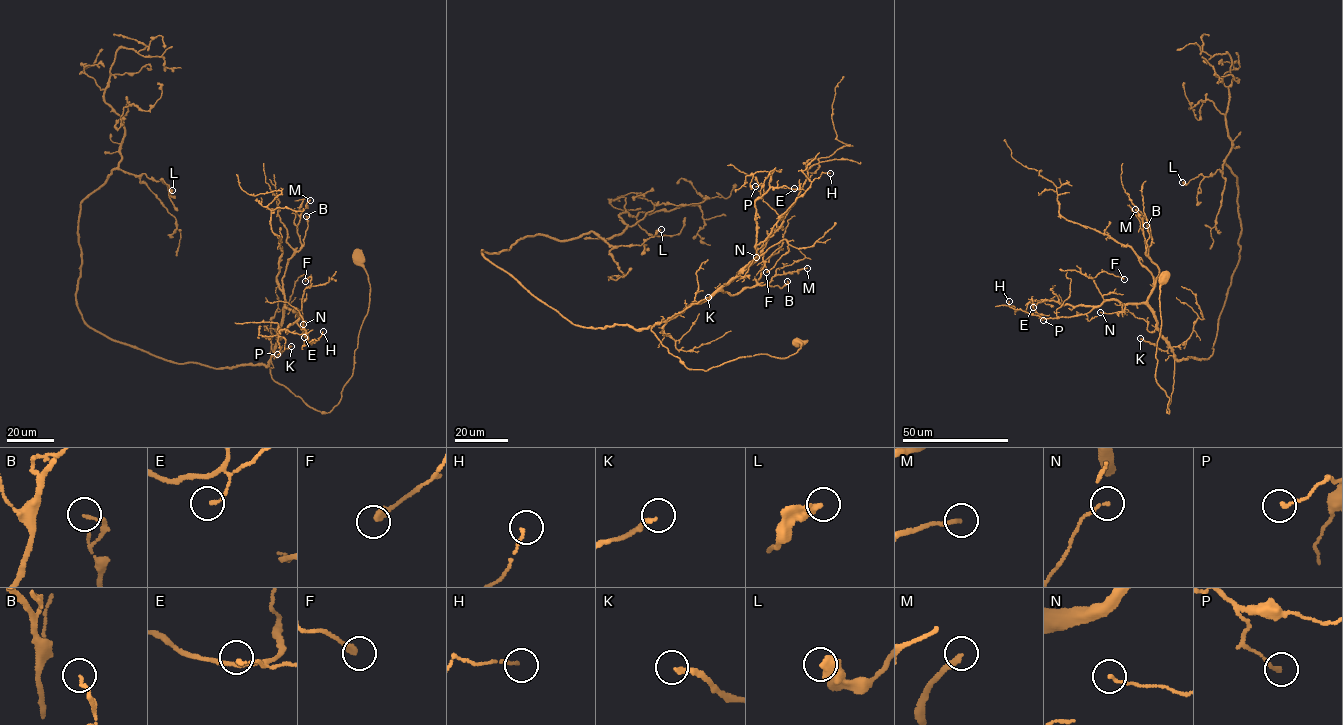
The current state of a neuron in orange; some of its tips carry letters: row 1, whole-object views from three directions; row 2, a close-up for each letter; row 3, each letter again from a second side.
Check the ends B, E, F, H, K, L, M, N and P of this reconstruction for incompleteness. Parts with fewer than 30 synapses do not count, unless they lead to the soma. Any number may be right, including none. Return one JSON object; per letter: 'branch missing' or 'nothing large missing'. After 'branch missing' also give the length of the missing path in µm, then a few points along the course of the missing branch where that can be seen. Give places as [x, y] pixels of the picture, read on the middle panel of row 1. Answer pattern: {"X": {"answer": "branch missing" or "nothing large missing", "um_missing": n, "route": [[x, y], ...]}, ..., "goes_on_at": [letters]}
{"B": {"answer": "nothing large missing"}, "E": {"answer": "nothing large missing"}, "F": {"answer": "nothing large missing"}, "H": {"answer": "nothing large missing"}, "K": {"answer": "nothing large missing"}, "L": {"answer": "nothing large missing"}, "M": {"answer": "nothing large missing"}, "N": {"answer": "nothing large missing"}, "P": {"answer": "nothing large missing"}, "goes_on_at": []}

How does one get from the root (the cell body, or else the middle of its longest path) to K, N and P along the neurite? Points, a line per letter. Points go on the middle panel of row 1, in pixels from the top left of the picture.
K: (797, 343), (800, 349), (784, 358), (760, 354), (705, 371), (690, 370), (669, 353), (651, 329), (708, 297)
N: (797, 343), (800, 349), (784, 358), (739, 357), (705, 371), (685, 367), (651, 330), (742, 277), (756, 257)
P: (797, 343), (784, 358), (705, 371), (651, 329), (755, 257), (755, 201), (774, 170), (755, 186)

